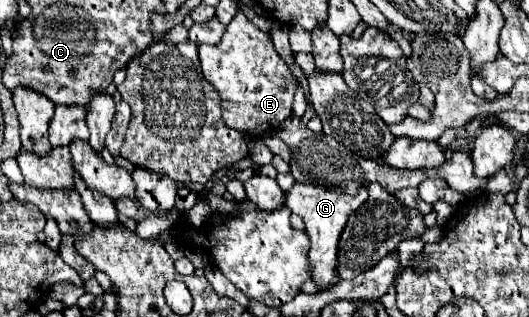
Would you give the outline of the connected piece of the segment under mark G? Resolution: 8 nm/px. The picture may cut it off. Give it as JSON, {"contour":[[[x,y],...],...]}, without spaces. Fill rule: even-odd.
{"contour":[[[294,182],[292,190],[286,192],[284,206],[290,208],[294,214],[298,214],[306,222],[306,232],[310,236],[310,252],[308,260],[314,266],[312,270],[312,280],[322,286],[330,288],[334,282],[338,282],[336,274],[336,264],[338,264],[338,234],[342,234],[342,226],[346,226],[346,218],[350,210],[356,210],[364,200],[368,198],[368,188],[362,186],[358,194],[350,196],[342,188],[324,188],[314,182]]]}

